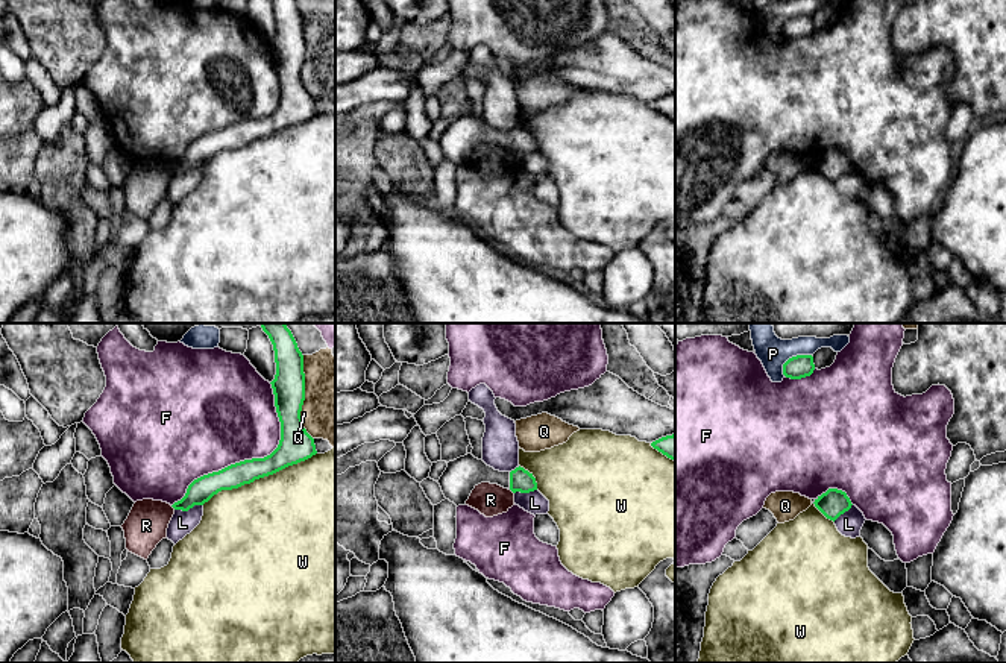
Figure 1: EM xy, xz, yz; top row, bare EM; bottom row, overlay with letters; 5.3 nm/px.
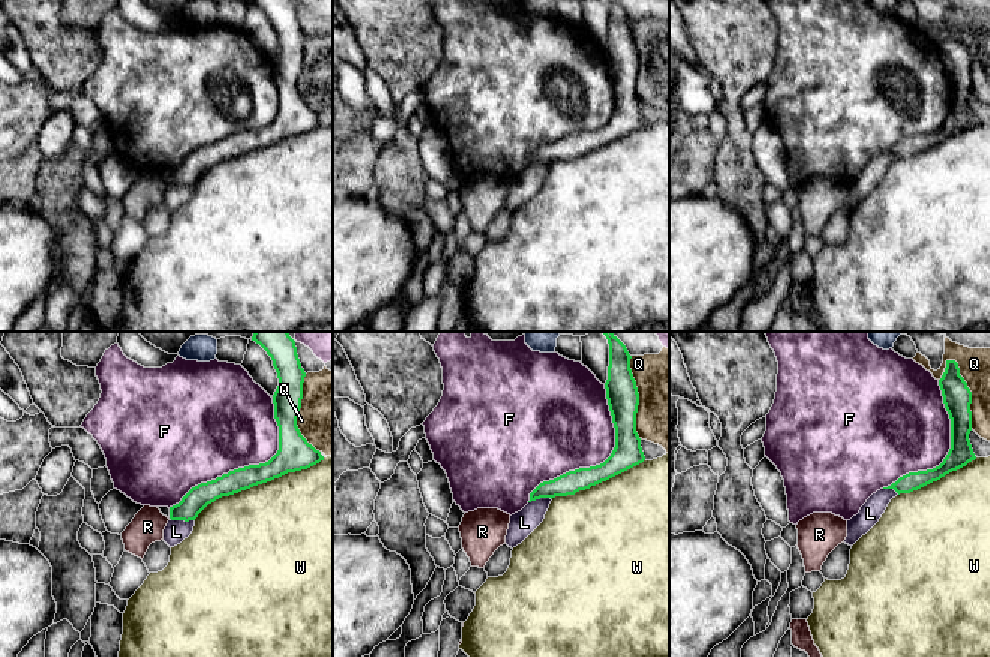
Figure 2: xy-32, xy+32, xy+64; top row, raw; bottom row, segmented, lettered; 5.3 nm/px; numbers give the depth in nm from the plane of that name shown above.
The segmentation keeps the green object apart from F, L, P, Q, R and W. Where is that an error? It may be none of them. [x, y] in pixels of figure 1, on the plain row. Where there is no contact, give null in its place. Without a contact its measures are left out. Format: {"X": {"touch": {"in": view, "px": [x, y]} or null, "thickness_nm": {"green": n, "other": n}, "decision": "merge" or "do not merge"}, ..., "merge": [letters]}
{"F": {"touch": {"in": "xy", "px": [254, 119]}, "thickness_nm": {"green": 180, "other": 480}, "decision": "do not merge"}, "L": {"touch": {"in": "xy", "px": [188, 169]}, "thickness_nm": {"green": 140, "other": 130}, "decision": "do not merge"}, "P": {"touch": {"in": "yz", "px": [792, 17]}, "thickness_nm": {"green": 120, "other": 150}, "decision": "do not merge"}, "Q": {"touch": {"in": "xy", "px": [304, 58]}, "thickness_nm": {"green": 180, "other": 340}, "decision": "do not merge"}, "R": {"touch": {"in": "xy", "px": [173, 167]}, "thickness_nm": {"green": 140, "other": 220}, "decision": "do not merge"}, "W": {"touch": {"in": "xy", "px": [258, 138]}, "thickness_nm": {"green": 160, "other": 500}, "decision": "do not merge"}, "merge": []}

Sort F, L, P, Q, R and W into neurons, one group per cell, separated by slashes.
F / L Q / P / R / W

